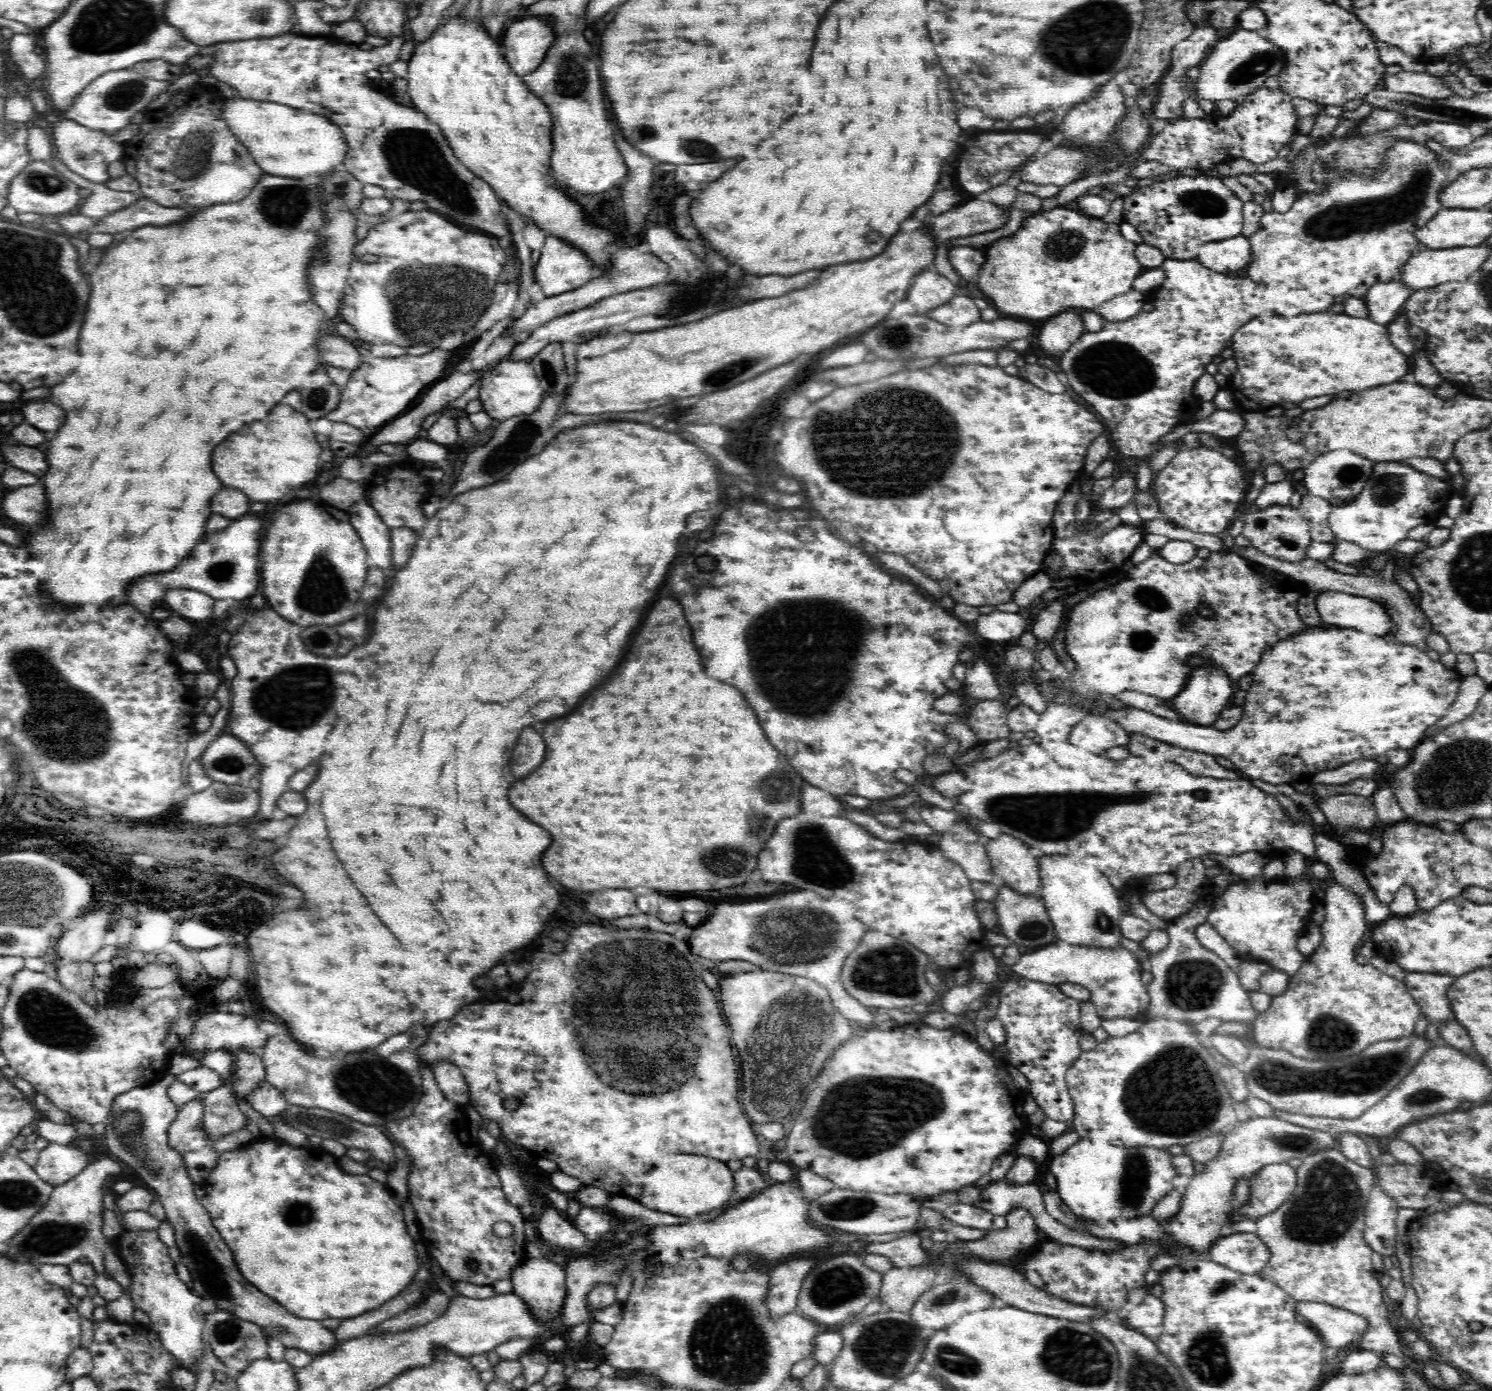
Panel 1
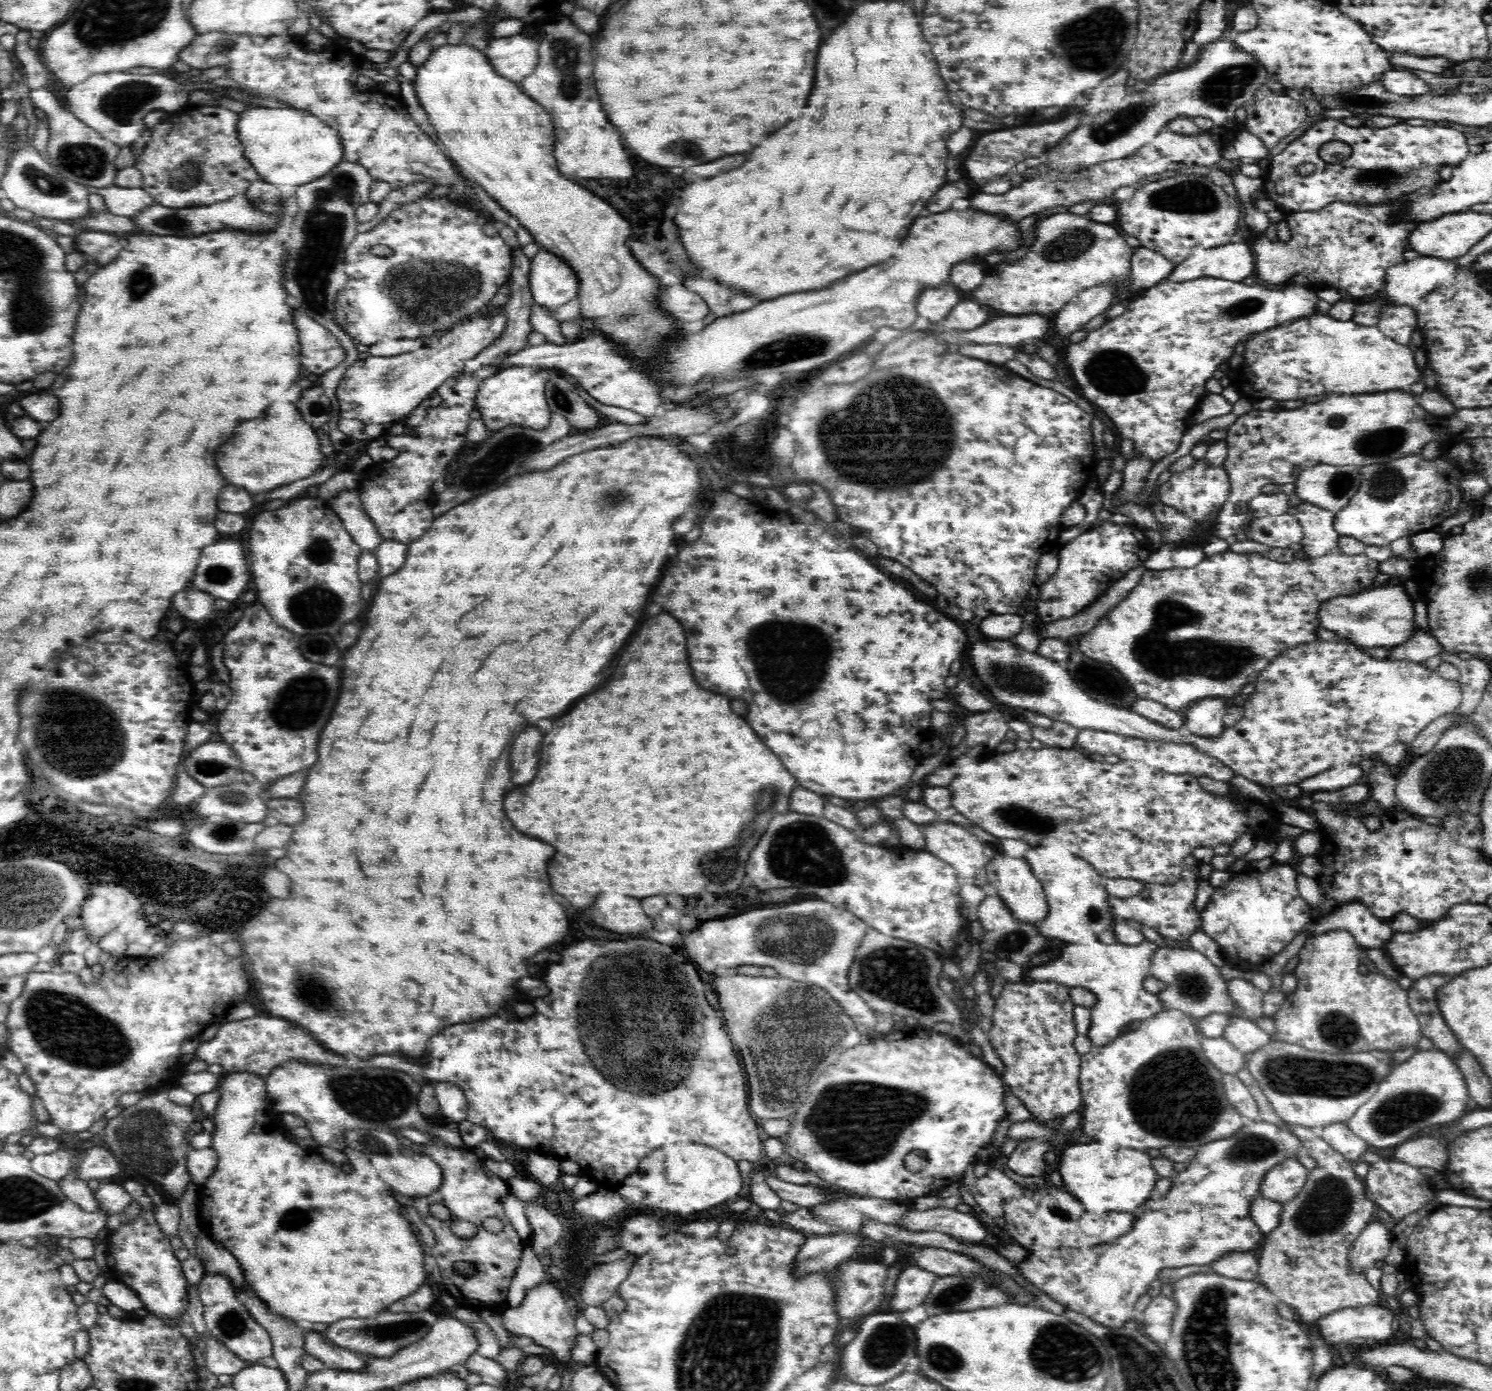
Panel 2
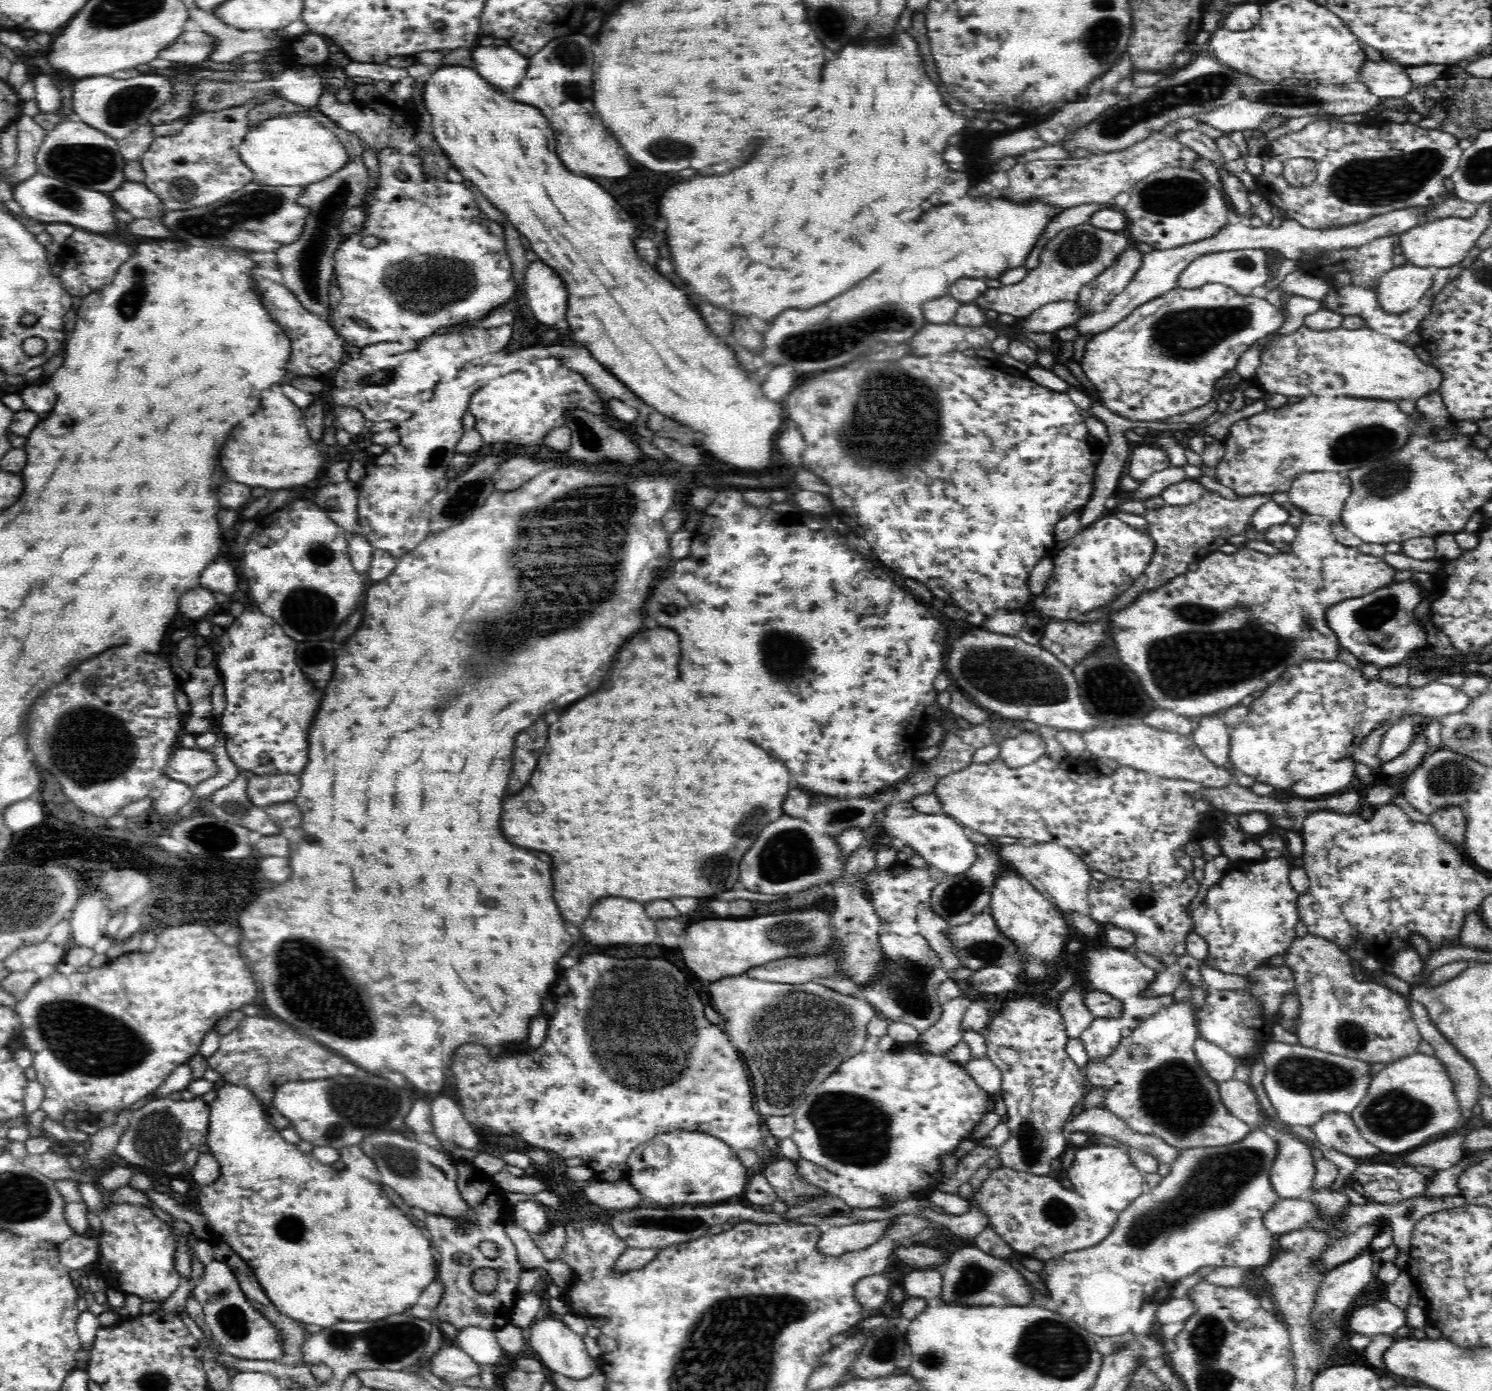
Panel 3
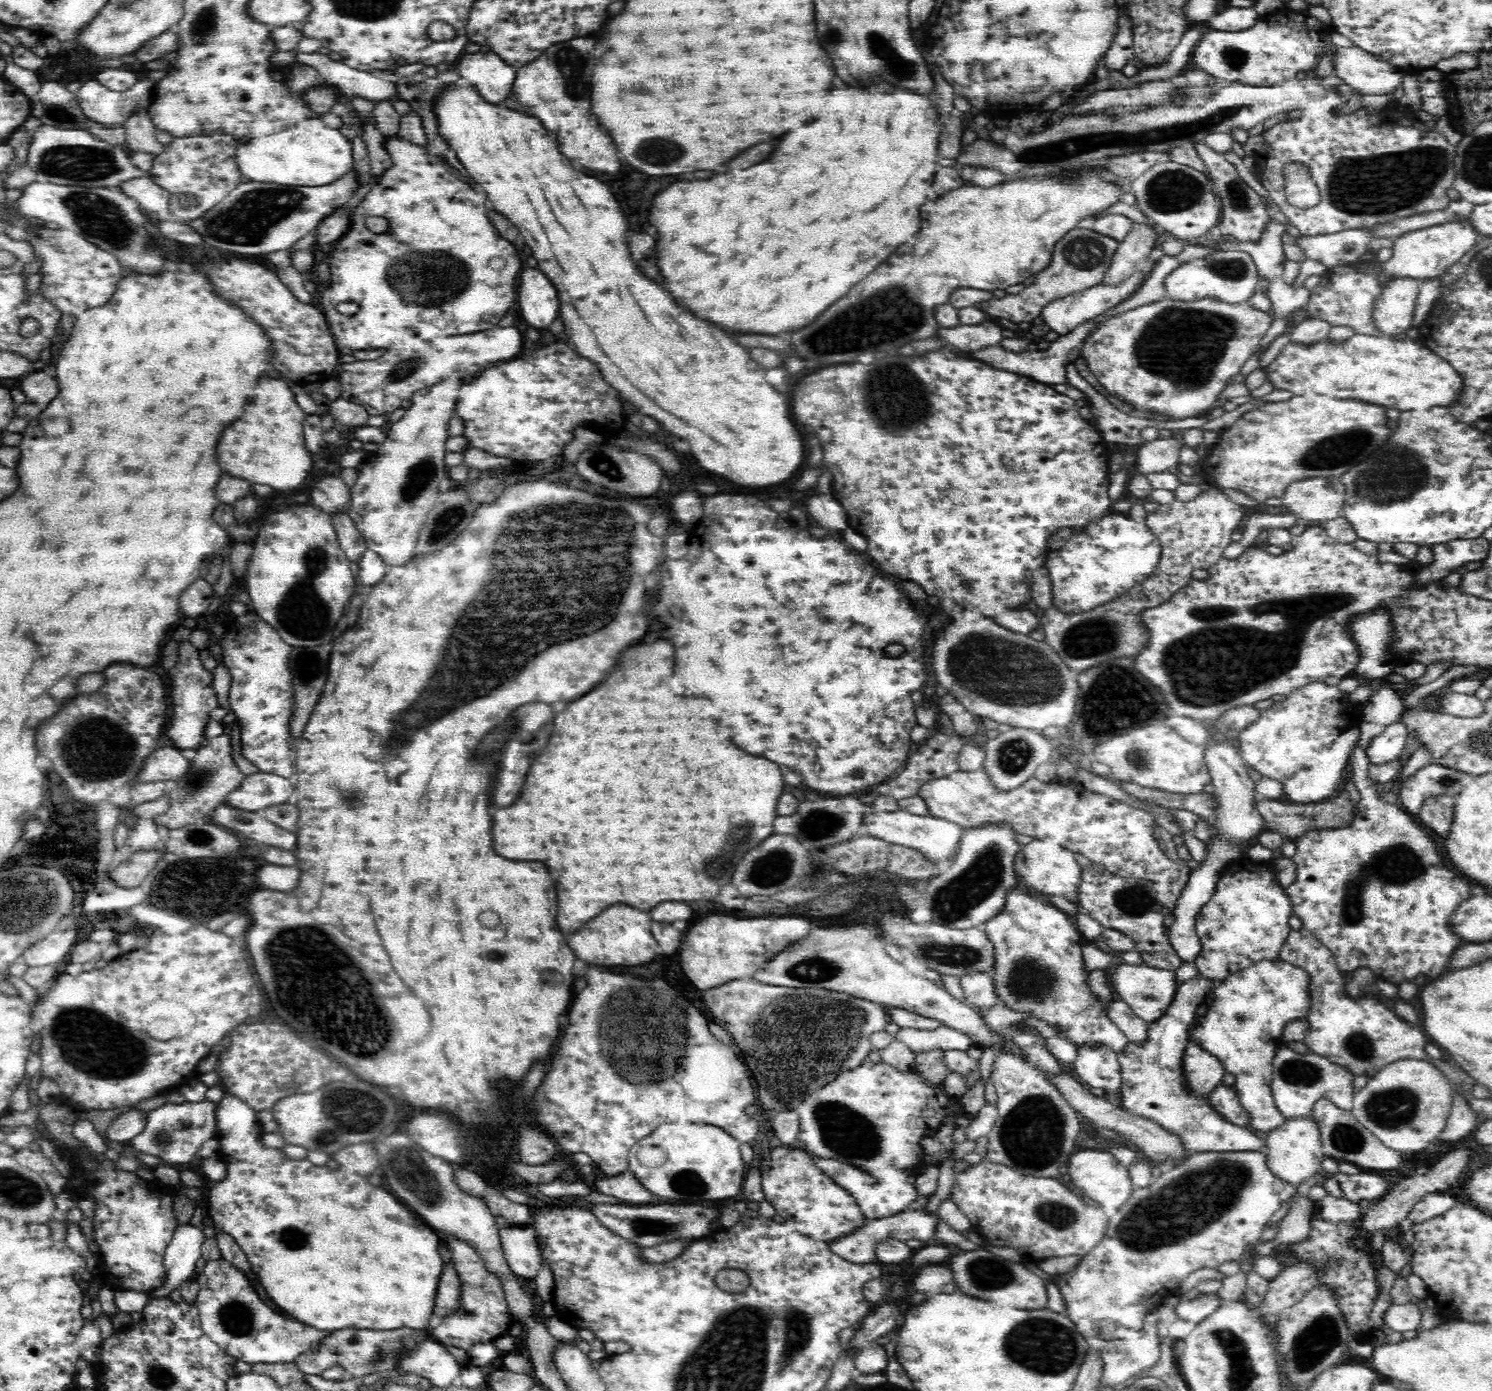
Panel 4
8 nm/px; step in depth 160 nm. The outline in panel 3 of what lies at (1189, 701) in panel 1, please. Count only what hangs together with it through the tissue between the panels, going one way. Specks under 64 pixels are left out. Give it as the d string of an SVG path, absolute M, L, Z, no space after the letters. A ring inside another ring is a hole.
M1219 714L1197 718L1199 725L1192 737L1202 754L1218 766L1226 767L1234 773L1235 768L1229 761L1230 727Z

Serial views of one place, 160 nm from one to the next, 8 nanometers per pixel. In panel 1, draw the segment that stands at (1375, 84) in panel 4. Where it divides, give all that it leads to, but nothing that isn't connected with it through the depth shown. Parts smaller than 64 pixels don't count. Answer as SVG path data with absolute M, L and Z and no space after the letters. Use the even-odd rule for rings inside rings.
M1401 71L1396 74L1384 74L1381 87L1408 94L1417 94L1426 98L1450 98L1454 90L1441 77L1425 72Z

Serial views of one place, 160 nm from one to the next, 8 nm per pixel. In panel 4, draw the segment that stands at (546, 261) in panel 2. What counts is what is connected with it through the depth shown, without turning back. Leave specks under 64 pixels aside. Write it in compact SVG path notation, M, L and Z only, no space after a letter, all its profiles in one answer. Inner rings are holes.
M534 267L522 270L518 279L517 300L522 320L536 328L548 328L560 312L558 290L548 276Z

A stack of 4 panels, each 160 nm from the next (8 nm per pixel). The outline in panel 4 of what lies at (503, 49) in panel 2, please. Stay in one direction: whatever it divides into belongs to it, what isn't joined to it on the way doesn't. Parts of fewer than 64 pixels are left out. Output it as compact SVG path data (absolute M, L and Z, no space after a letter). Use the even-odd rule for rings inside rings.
M494 51L463 54L457 62L460 78L468 80L468 84L474 82L472 86L488 102L498 105L512 94L517 68L506 64Z

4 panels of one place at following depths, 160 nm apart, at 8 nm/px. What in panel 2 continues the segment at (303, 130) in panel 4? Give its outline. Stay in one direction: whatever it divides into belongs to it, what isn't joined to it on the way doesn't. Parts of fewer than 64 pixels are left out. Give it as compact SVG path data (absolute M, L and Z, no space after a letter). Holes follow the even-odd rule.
M254 107L239 113L237 131L245 157L254 165L261 180L276 186L300 186L328 174L345 158L340 136L317 116L298 112L294 107Z

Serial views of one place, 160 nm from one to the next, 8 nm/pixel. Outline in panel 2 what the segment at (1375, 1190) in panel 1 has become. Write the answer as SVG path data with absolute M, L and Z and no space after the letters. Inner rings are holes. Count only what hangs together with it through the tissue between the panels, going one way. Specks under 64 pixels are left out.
M1380 1220L1369 1222L1353 1242L1350 1249L1350 1267L1361 1273L1366 1268L1375 1266L1376 1262L1388 1256L1392 1248L1392 1232L1388 1225Z

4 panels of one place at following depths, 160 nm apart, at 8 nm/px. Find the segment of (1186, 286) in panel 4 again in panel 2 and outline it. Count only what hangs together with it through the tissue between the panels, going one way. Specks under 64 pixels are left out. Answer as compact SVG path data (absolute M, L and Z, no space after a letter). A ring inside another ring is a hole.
M1239 241L1238 243L1230 243L1212 249L1196 248L1193 254L1186 258L1184 262L1174 267L1174 270L1167 276L1165 281L1184 282L1184 280L1207 276L1240 282L1244 278L1248 278L1248 276L1255 277L1254 272L1254 255L1252 254L1250 245L1249 243Z

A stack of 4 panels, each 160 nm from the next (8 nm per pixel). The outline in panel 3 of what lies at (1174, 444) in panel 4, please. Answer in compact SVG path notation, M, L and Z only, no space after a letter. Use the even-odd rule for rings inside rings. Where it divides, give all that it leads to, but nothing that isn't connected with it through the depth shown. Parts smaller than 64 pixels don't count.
M1152 444L1140 445L1129 458L1128 474L1134 480L1146 480L1154 472L1171 465L1166 452Z

